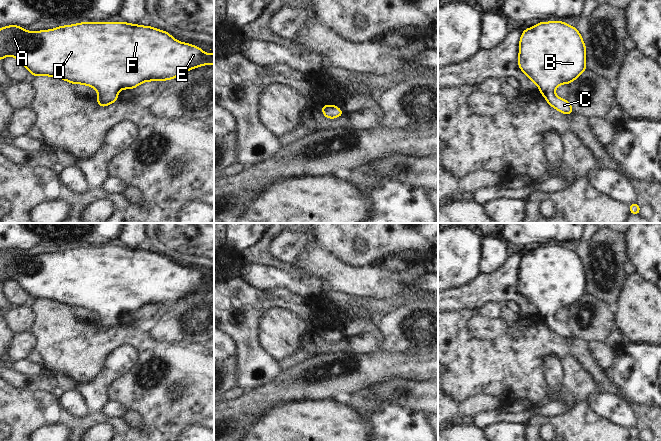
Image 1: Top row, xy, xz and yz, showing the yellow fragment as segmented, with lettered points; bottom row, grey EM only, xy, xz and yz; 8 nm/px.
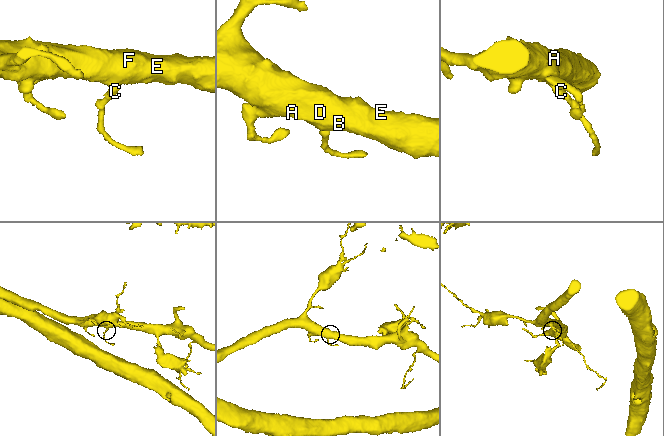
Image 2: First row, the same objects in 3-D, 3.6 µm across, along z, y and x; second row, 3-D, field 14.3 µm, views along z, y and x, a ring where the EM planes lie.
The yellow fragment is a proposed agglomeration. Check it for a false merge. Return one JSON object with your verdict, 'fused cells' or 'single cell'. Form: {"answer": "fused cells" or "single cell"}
{"answer": "single cell"}

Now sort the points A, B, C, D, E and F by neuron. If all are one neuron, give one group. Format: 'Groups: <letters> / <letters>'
Groups: A B C D E F

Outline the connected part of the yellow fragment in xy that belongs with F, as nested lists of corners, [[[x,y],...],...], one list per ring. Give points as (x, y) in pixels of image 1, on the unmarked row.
[[[106,245],[81,246],[38,256],[29,256],[17,249],[5,250],[0,252],[0,284],[6,280],[17,282],[32,300],[46,299],[95,312],[98,317],[97,329],[100,331],[118,325],[117,317],[122,313],[133,314],[146,305],[171,304],[196,291],[214,289],[213,276],[208,279],[197,270],[179,266],[167,255],[152,250]]]

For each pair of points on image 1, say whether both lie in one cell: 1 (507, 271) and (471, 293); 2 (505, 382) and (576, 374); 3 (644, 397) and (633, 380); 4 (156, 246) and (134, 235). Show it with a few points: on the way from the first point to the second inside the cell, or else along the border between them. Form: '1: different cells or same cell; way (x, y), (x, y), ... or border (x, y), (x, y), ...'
1: same cell; way (498, 280), (490, 288), (480, 290)
2: same cell; way (524, 363), (538, 349), (557, 349), (563, 355)
3: same cell; way (644, 393), (637, 384)
4: different cells; border (144, 233), (147, 237)

